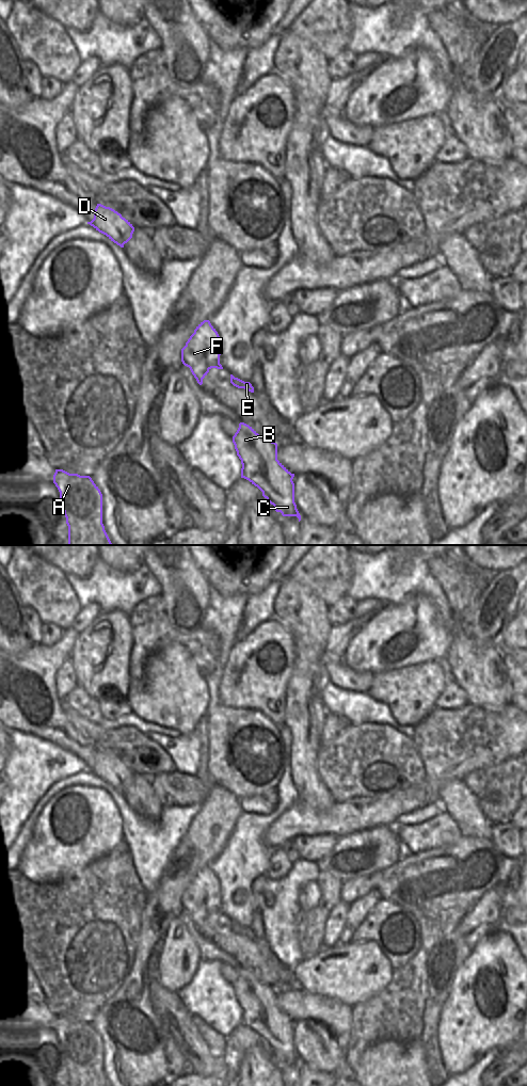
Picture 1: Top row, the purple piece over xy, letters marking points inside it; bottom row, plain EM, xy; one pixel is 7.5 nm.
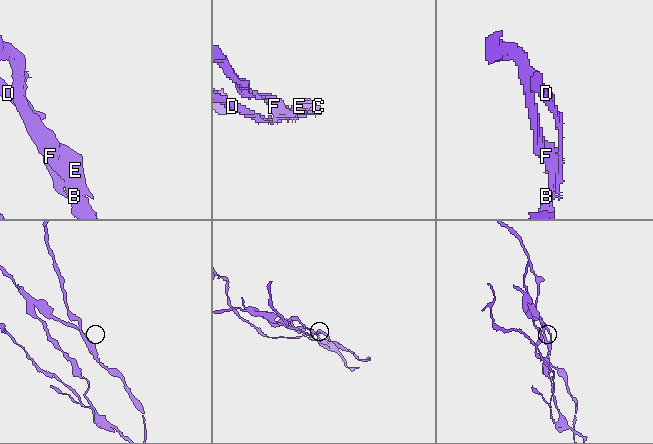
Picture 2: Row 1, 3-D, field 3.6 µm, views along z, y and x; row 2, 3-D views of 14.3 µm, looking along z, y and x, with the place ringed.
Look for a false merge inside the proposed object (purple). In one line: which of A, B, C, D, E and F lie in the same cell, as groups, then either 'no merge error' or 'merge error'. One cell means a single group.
A D F / B C E | merge error

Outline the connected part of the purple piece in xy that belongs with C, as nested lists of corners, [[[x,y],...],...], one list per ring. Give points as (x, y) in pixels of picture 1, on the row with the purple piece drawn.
[[[244,422],[239,424],[239,428],[233,436],[233,443],[242,464],[241,478],[257,486],[262,492],[262,496],[275,507],[276,512],[281,512],[283,516],[297,516],[300,522],[301,515],[294,502],[294,483],[292,481],[294,474],[291,474],[277,460],[277,444],[259,435]]]

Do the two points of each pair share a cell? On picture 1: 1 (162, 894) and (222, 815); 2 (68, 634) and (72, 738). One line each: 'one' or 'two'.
1: one
2: one

